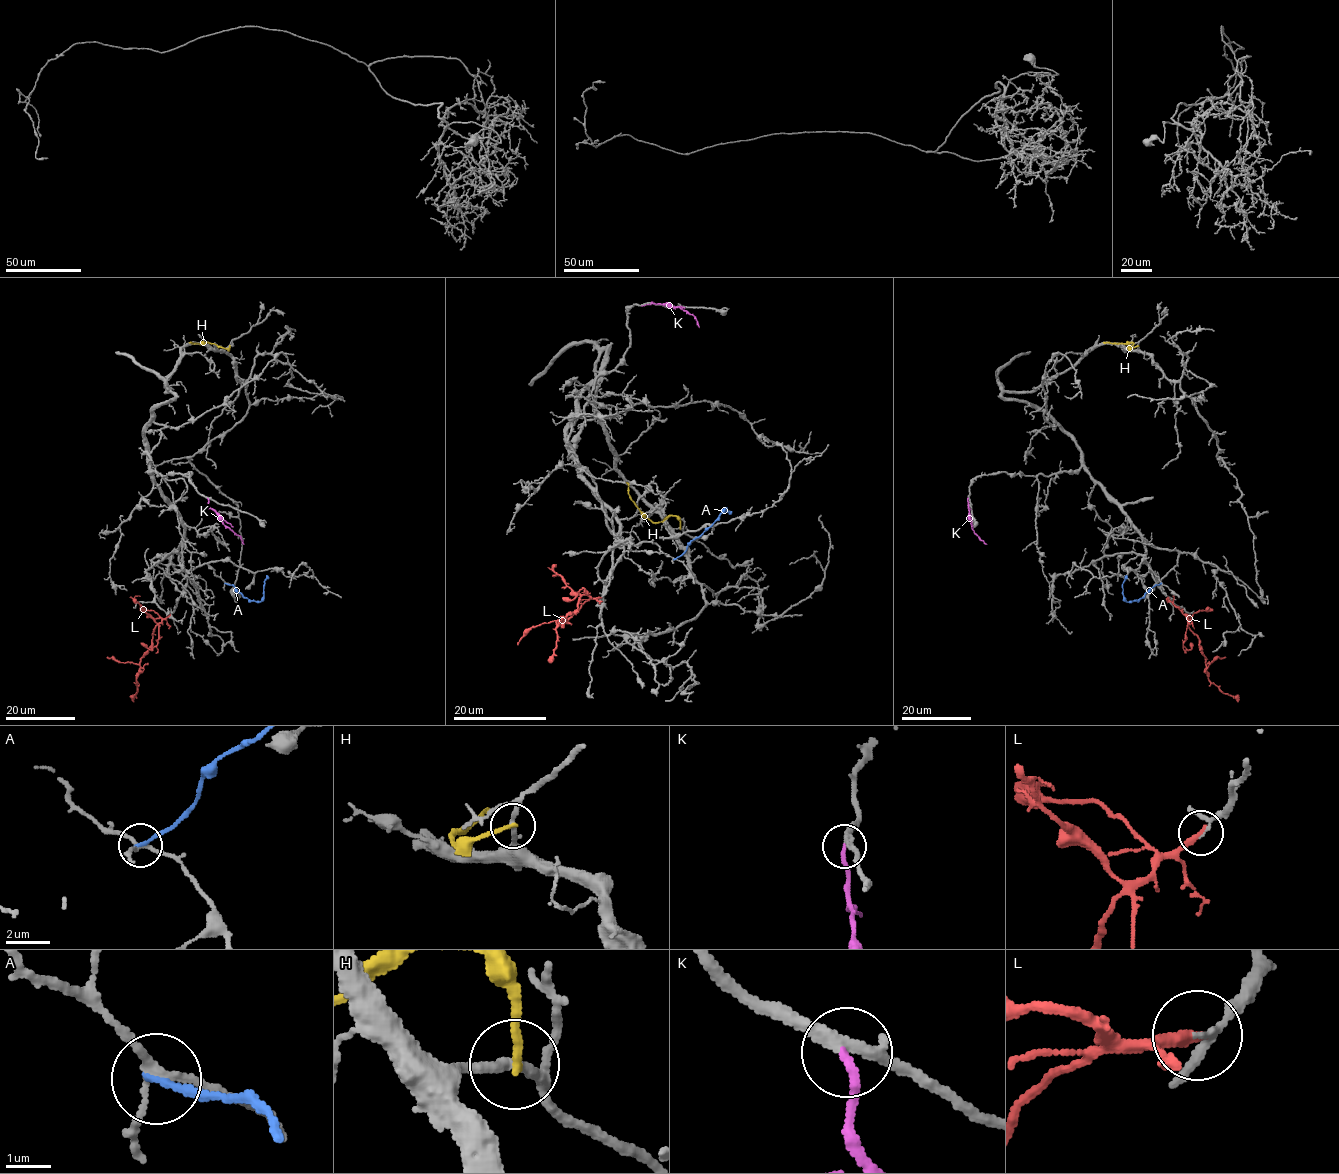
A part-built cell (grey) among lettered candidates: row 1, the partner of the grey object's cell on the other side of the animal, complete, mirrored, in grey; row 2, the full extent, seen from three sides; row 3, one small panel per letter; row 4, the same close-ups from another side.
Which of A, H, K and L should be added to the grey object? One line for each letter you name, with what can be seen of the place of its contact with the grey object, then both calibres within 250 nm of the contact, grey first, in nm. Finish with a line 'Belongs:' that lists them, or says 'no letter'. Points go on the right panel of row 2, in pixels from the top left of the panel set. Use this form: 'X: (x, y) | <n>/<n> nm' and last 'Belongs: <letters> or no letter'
K: (967, 498) | 280/190 nm
Belongs: K

